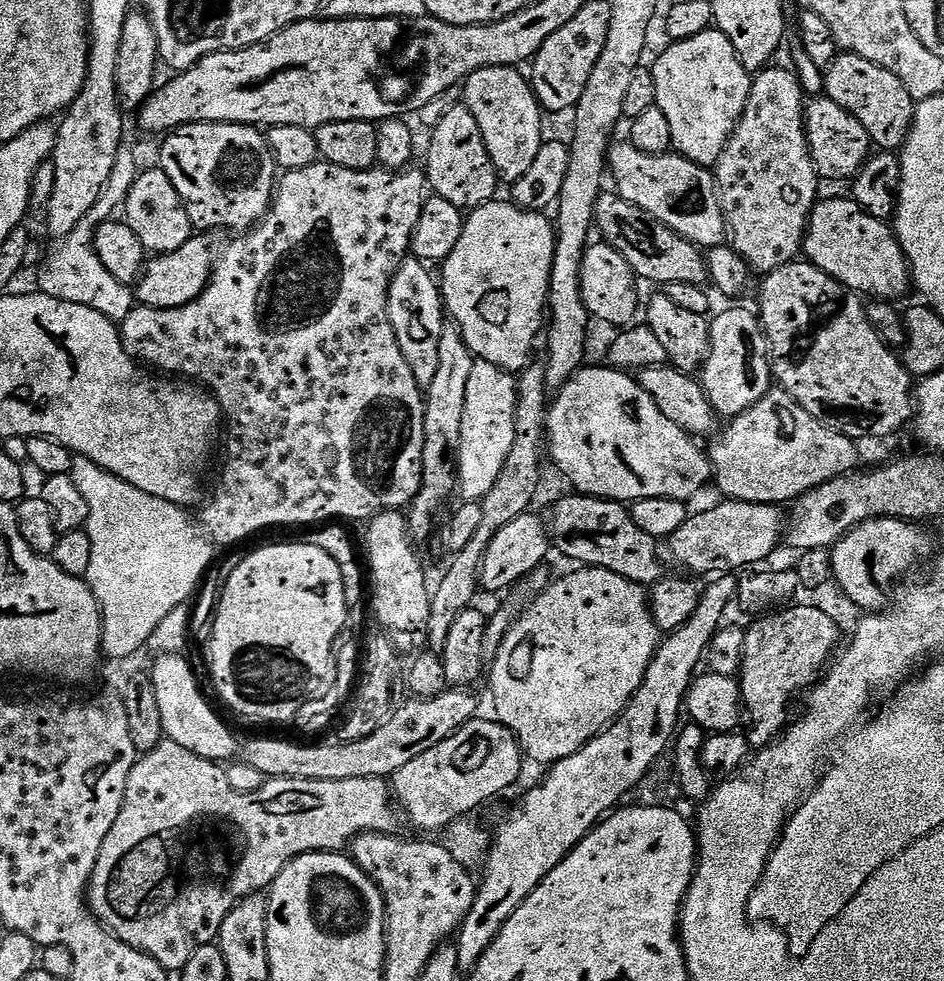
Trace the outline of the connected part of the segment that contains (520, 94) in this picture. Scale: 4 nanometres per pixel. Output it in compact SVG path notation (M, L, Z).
M490 66L482 70L474 70L464 81L463 99L464 107L474 114L474 122L478 122L478 130L482 130L482 142L486 142L486 150L496 167L497 177L506 182L505 185L515 184L526 170L530 170L530 165L534 163L534 158L538 158L538 150L546 139L544 133L545 113L542 111L538 98L534 94L529 77L524 76L519 67L507 68L506 66Z

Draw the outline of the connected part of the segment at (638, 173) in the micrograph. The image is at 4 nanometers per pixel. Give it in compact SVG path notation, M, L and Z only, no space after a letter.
M616 142L609 147L607 167L611 183L616 183L617 196L638 206L697 248L707 250L725 243L729 231L716 193L716 177L705 165L695 164L672 150L643 152L630 142Z

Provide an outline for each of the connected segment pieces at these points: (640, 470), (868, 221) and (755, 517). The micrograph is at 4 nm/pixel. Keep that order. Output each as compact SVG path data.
M585 366L574 373L555 393L546 413L546 452L552 455L556 468L573 484L577 493L598 496L601 500L635 502L646 498L670 498L691 501L691 496L712 480L712 462L707 451L699 448L689 436L642 390L639 379L632 380L627 371L611 366Z
M821 199L808 218L808 231L804 234L803 255L807 263L821 268L826 275L834 278L839 284L845 284L852 291L863 294L877 301L896 302L913 287L912 272L908 268L908 260L904 256L902 246L896 241L896 233L891 223L866 214L855 200L824 200Z
M729 499L720 503L724 504L716 504L697 516L696 513L689 515L685 524L667 537L668 552L674 563L685 568L685 573L711 577L713 574L736 574L739 568L748 570L763 565L763 560L785 539L786 516L780 513L783 511L777 505Z

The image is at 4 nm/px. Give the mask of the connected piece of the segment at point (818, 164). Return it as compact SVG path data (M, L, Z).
M824 94L807 101L804 110L804 130L816 173L824 182L851 181L852 177L859 174L860 169L864 167L874 148L870 134L866 134L866 126L862 126L862 122L858 122L854 114L842 110L838 102L829 100Z

